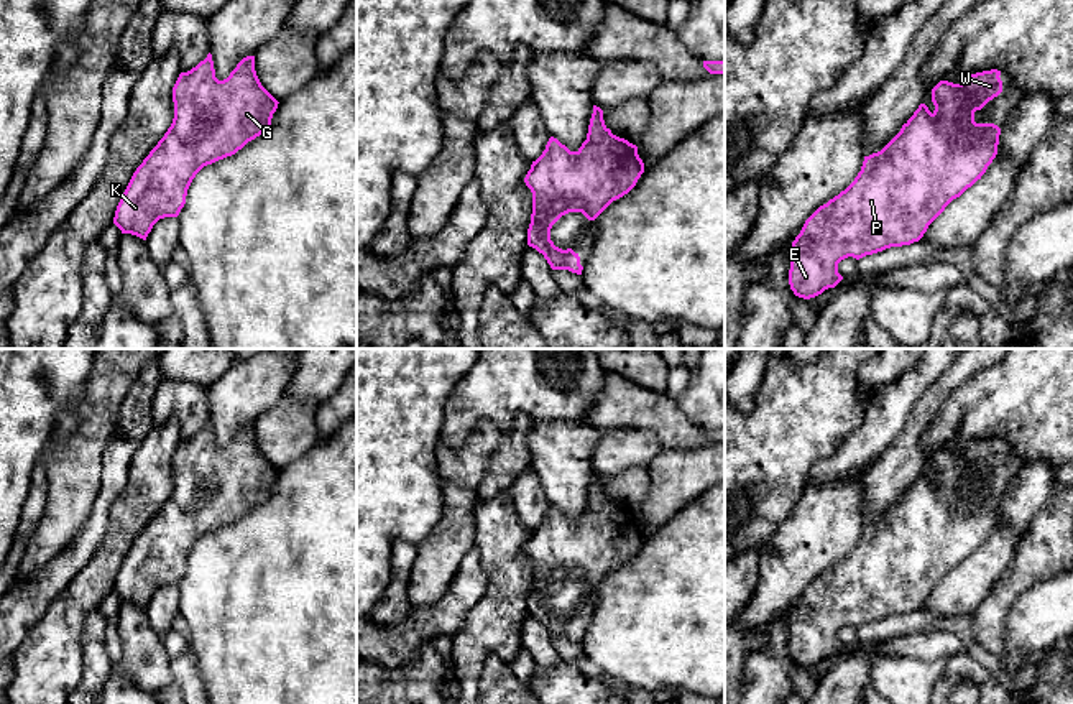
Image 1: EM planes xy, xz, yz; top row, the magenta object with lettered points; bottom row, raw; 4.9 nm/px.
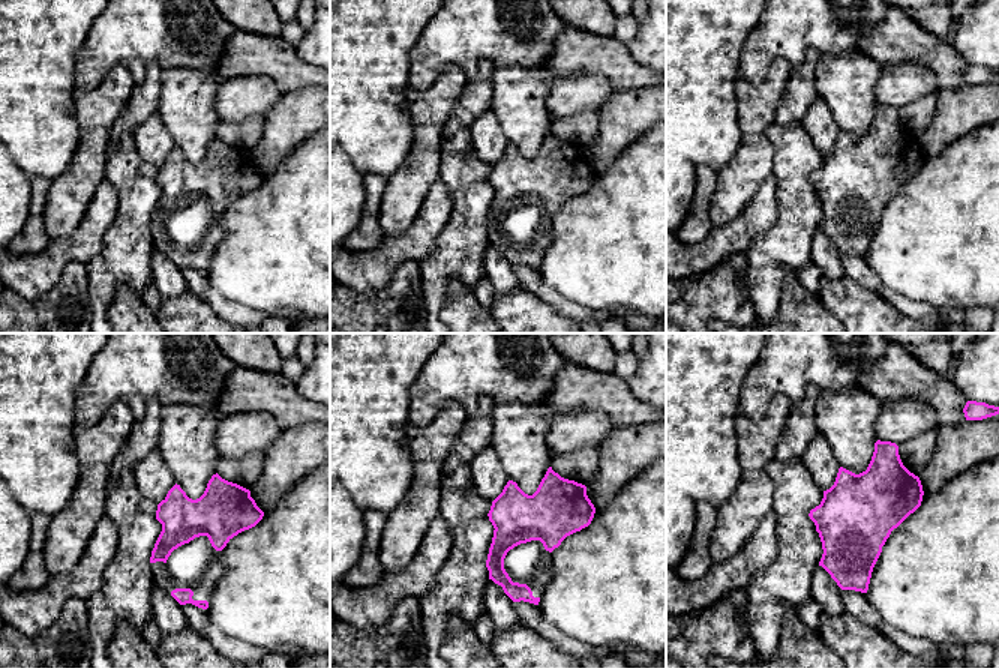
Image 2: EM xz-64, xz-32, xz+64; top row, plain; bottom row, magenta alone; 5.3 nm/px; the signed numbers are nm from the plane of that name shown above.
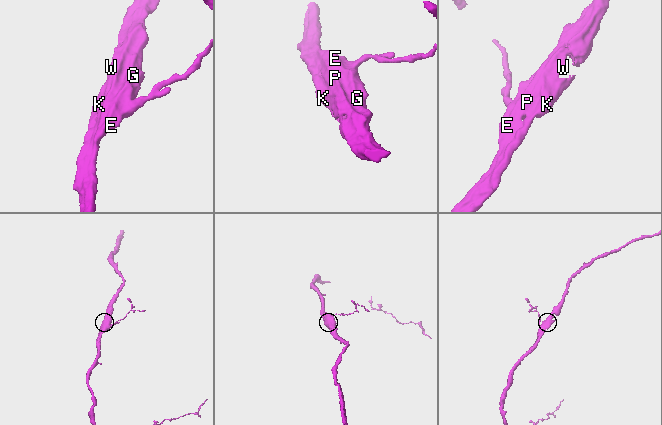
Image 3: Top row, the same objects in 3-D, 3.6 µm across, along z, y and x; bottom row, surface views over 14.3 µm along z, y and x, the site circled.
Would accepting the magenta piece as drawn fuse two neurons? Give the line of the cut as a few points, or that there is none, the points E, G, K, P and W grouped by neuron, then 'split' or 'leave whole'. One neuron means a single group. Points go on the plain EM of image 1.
cut none; groups E G K P W; leave whole

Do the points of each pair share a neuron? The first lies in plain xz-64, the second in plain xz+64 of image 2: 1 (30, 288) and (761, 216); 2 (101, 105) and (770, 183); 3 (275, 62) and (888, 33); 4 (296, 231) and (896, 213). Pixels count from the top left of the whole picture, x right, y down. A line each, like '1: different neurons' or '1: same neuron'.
1: same neuron
2: different neurons
3: same neuron
4: same neuron

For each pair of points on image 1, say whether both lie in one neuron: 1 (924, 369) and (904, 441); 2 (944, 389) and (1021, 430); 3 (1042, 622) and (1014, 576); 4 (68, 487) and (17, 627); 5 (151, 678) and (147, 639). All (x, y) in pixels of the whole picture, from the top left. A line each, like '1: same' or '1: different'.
1: different
2: different
3: different
4: different
5: same

